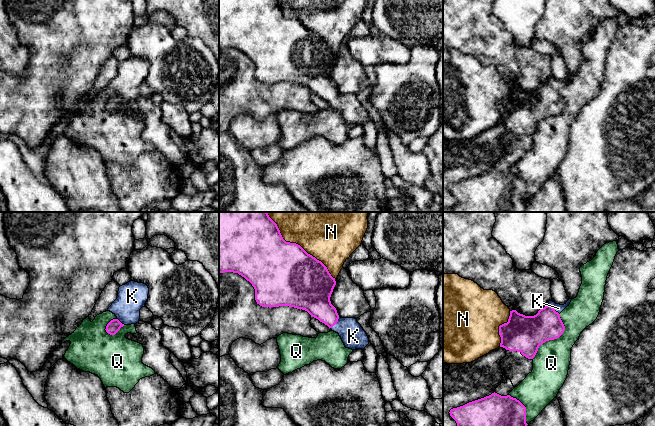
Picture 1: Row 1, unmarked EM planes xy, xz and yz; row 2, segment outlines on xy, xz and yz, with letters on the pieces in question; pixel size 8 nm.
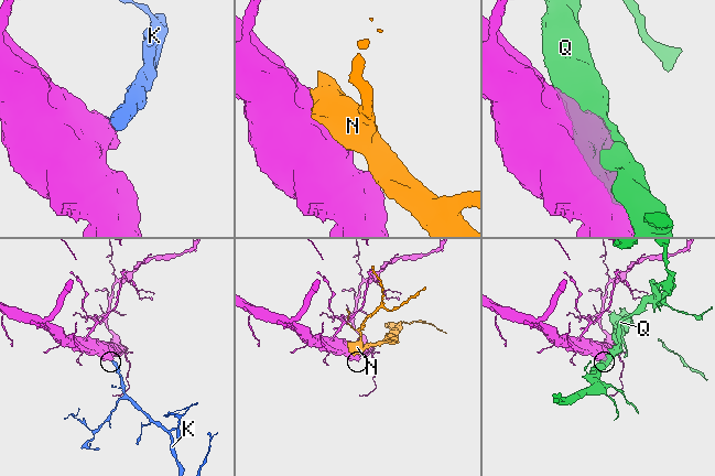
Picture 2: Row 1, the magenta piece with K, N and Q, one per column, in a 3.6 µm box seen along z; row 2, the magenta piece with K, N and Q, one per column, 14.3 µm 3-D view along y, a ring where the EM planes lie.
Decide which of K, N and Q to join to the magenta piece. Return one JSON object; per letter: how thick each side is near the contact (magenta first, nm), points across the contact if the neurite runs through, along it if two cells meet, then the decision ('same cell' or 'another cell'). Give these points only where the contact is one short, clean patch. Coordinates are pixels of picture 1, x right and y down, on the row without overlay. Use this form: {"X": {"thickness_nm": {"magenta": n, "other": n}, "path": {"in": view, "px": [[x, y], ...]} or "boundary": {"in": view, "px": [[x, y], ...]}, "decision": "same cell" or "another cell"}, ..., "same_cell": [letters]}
{"K": {"thickness_nm": {"magenta": 260, "other": 70}, "path": {"in": "yz", "px": [[532, 107], [554, 85], [558, 84]]}, "decision": "same cell"}, "N": {"thickness_nm": {"magenta": 500, "other": 320}, "decision": "another cell"}, "Q": {"thickness_nm": {"magenta": 300, "other": 280}, "decision": "another cell"}, "same_cell": ["K"]}

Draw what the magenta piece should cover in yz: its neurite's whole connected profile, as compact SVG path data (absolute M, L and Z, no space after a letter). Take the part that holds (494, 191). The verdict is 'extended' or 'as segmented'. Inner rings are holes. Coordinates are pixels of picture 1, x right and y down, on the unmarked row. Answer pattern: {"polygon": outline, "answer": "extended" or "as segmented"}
{"polygon": "M492 169L450 186L457 204L450 212L525 212L526 183L510 171Z", "answer": "as segmented"}

